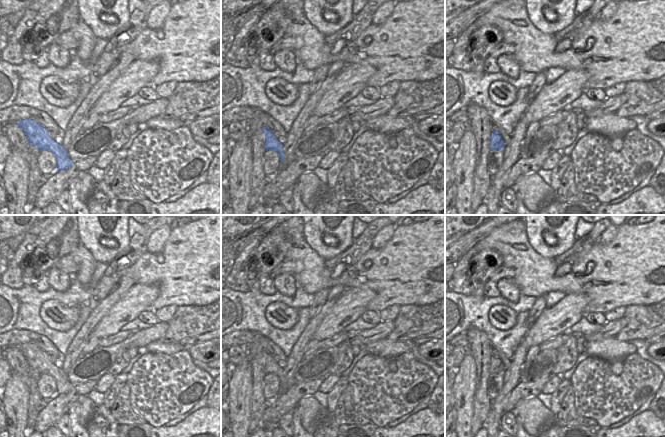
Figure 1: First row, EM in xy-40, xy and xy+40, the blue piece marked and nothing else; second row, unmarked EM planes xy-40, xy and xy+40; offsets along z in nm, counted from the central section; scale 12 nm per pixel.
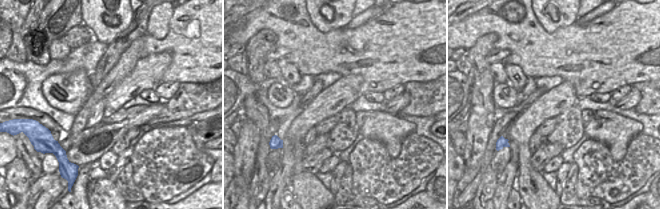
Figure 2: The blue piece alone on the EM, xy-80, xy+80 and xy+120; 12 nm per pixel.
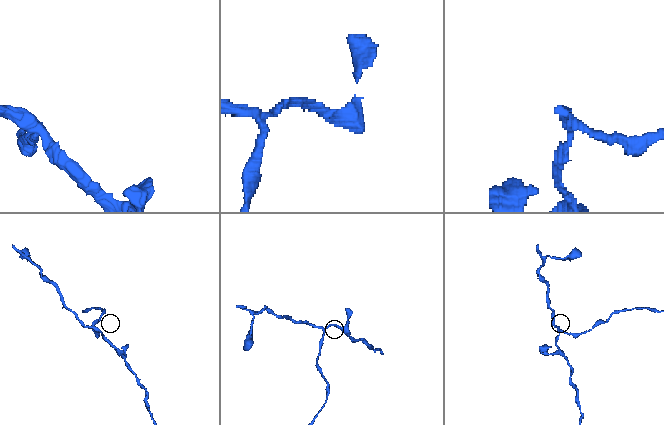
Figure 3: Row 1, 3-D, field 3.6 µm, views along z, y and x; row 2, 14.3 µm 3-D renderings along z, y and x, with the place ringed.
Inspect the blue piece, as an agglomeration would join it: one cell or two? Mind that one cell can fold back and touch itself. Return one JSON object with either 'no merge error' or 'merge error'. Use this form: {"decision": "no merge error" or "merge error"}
{"decision": "merge error"}

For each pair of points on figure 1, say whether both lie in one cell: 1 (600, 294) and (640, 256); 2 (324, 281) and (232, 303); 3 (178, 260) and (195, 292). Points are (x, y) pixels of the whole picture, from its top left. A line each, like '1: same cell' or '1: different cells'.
1: same cell
2: different cells
3: same cell

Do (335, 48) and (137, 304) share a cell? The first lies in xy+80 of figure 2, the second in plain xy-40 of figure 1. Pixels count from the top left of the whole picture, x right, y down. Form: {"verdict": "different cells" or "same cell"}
{"verdict": "different cells"}

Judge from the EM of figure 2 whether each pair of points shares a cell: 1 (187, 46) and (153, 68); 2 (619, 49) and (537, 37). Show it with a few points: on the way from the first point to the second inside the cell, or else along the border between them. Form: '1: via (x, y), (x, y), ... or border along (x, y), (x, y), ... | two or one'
1: border along (169, 51), (171, 63), (162, 78) | two
2: via (599, 49), (557, 48) | one

